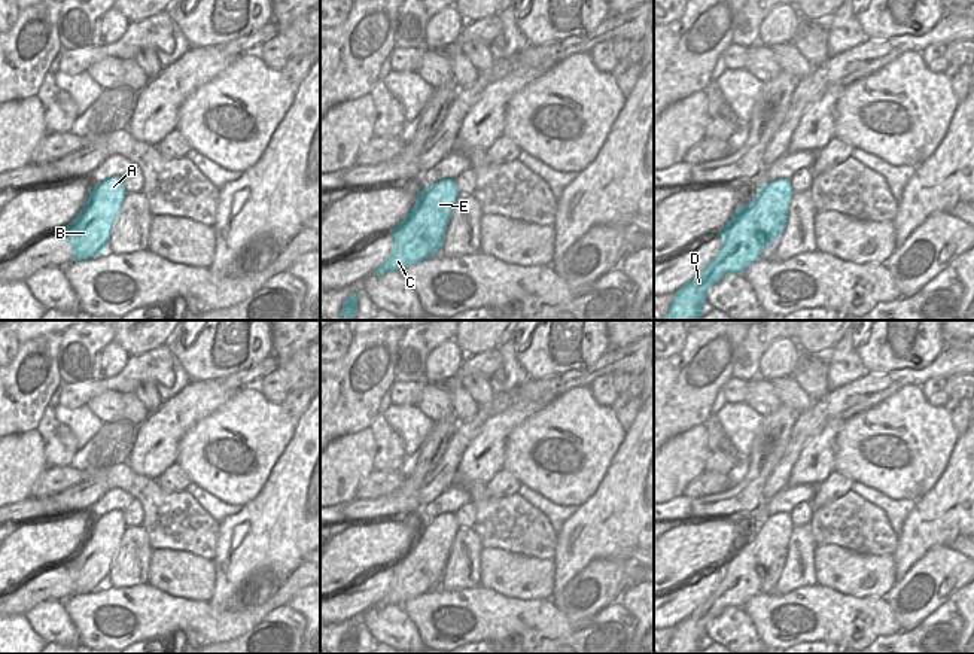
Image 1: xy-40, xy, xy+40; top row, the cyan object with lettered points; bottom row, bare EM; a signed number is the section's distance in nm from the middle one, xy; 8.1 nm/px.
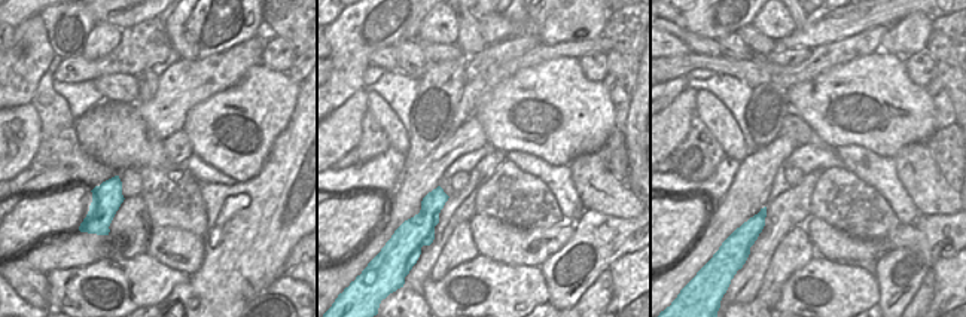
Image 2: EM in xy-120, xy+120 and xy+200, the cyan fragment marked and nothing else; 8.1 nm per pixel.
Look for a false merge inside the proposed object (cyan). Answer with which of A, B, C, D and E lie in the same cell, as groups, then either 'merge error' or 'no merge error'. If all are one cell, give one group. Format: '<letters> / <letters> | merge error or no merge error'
A B C D E | no merge error

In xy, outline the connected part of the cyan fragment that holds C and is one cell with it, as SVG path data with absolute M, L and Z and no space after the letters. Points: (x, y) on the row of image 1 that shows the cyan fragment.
M453 179L439 180L424 191L418 191L416 206L390 231L395 238L390 258L374 274L404 271L433 253L441 253L442 240L459 194Z

